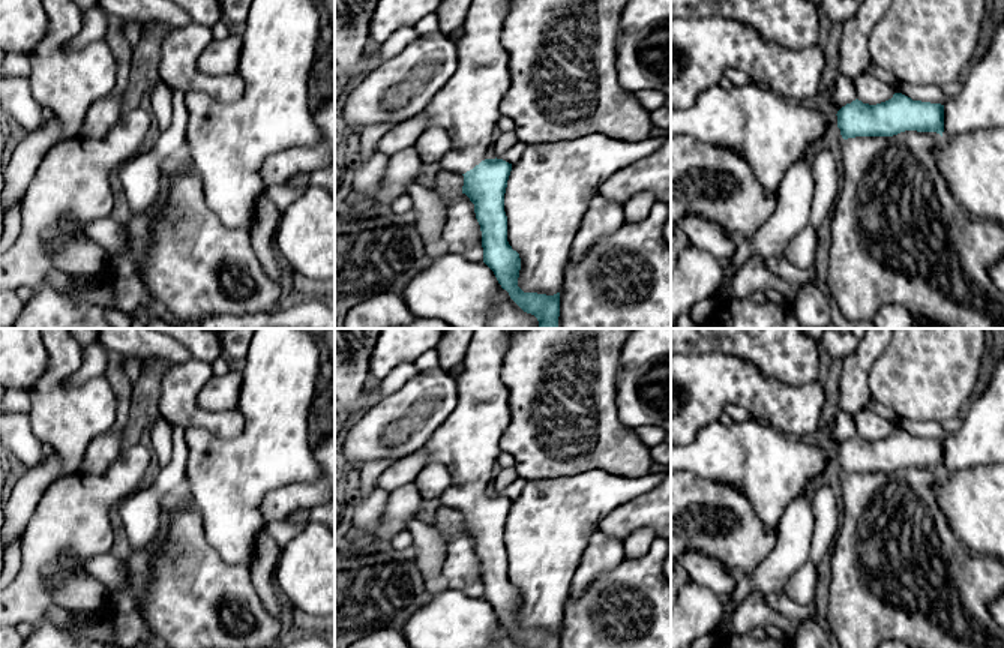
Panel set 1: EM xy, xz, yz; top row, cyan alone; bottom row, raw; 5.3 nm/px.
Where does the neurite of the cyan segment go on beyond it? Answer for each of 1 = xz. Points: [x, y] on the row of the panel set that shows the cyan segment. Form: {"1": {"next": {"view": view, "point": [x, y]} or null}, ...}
{"1": {"next": {"view": "xz", "point": [467, 107]}}}

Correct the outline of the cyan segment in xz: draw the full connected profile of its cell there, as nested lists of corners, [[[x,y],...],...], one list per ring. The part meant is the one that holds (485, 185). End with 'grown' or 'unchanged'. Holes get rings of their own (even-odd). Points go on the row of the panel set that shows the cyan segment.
[[[473,0],[456,45],[456,69],[428,102],[429,126],[443,128],[452,148],[440,159],[444,171],[464,176],[462,194],[474,204],[482,231],[483,262],[510,298],[539,321],[539,328],[558,328],[560,292],[524,292],[518,286],[521,258],[507,242],[504,194],[512,164],[488,159],[500,104],[510,87],[509,54],[501,32],[509,0]]] | grown

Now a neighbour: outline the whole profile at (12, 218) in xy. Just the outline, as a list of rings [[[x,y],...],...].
[[[21,204],[9,208],[3,216],[3,232],[0,236],[0,255],[15,242],[21,231]]]

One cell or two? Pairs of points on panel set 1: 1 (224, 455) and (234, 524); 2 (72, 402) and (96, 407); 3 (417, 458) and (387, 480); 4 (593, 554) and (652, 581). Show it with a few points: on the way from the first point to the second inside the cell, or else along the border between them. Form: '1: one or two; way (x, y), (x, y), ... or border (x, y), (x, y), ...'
1: one; way (224, 471), (230, 507)
2: one; way (78, 407), (90, 407)
3: one; way (410, 465), (395, 476)
4: two; border (625, 557), (617, 566), (598, 575), (589, 584)

